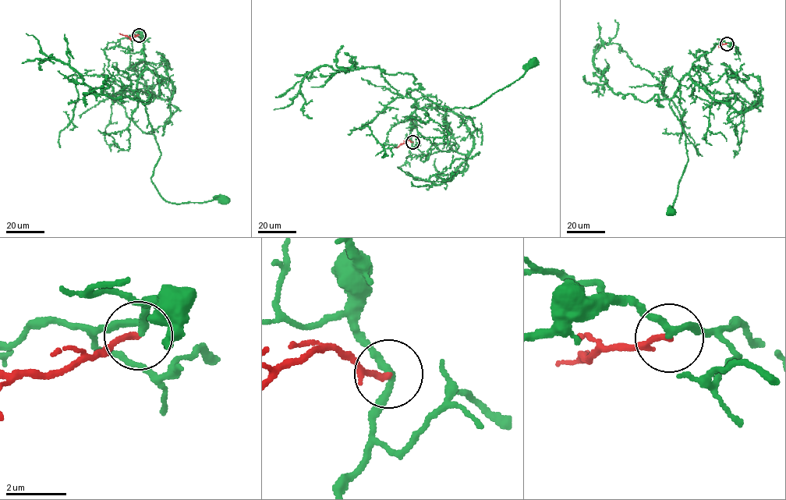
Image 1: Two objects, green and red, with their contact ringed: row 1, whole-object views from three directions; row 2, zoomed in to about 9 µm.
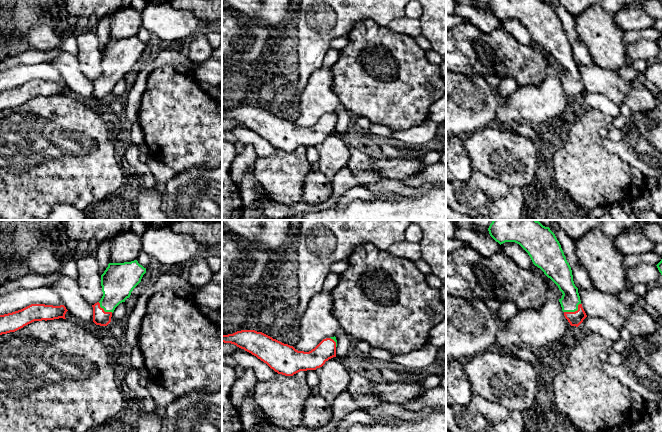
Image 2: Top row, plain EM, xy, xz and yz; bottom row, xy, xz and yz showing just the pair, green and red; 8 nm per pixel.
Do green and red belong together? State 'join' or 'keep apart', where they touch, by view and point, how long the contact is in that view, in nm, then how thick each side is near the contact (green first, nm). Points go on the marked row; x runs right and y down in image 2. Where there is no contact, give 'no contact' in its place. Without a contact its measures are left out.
join; meets green in yz at (573, 311); contact 150 nm long; 150 nm thick on the green side, 110 nm on the other

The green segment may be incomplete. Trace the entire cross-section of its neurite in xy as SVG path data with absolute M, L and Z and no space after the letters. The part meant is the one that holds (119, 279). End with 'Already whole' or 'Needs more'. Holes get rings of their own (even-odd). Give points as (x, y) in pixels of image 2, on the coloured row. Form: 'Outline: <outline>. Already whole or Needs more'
Outline: M137 260L124 263L109 263L101 275L103 296L93 307L93 322L107 326L115 308L130 297L133 289L141 282L146 268Z. Needs more

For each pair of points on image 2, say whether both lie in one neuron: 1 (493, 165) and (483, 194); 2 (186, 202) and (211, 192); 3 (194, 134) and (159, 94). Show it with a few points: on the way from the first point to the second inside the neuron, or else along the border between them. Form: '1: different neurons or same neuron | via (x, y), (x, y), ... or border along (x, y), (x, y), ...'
1: different neurons | border along (473, 170), (479, 170), (511, 186)
2: same neuron | via (192, 202), (201, 202), (205, 198)
3: same neuron | via (186, 124), (169, 104)

